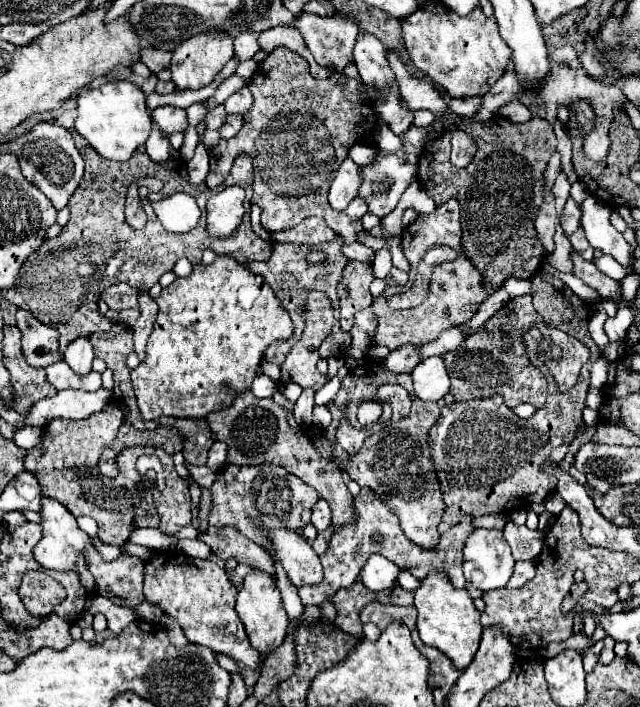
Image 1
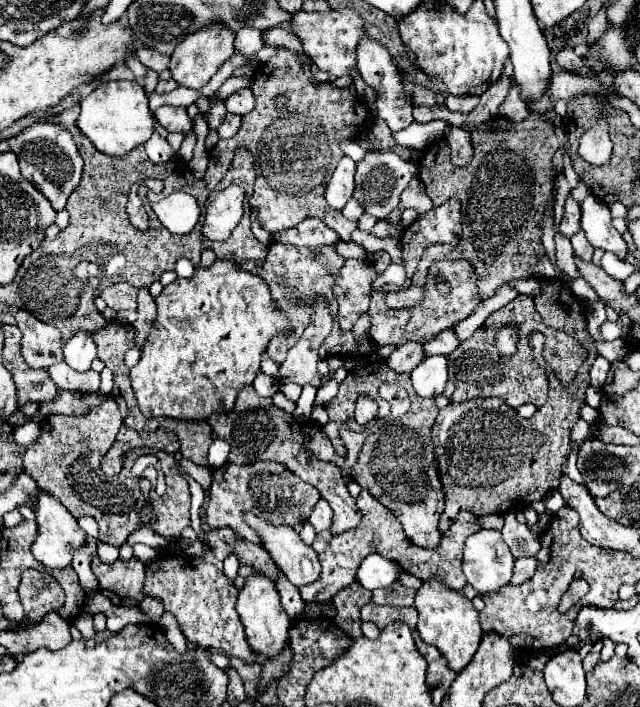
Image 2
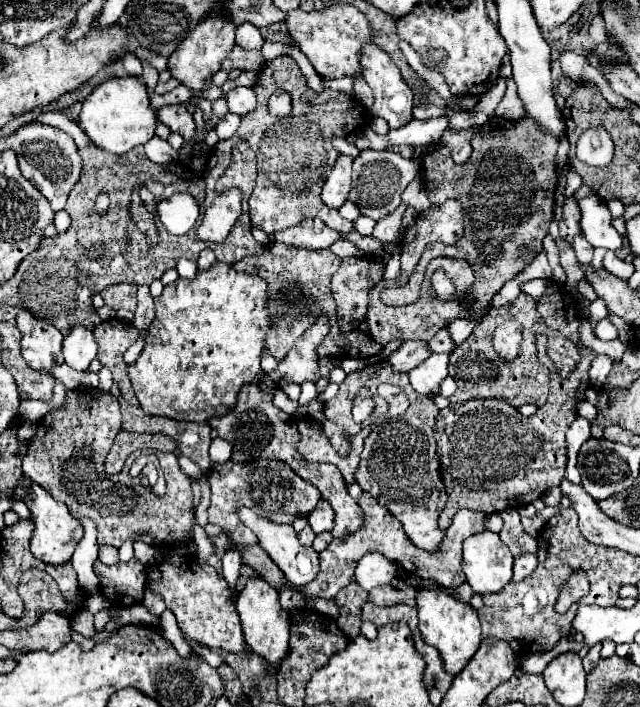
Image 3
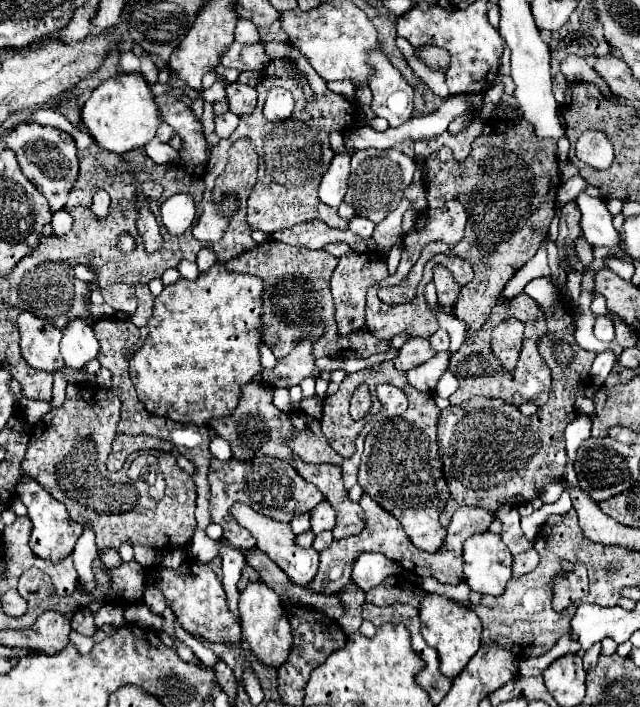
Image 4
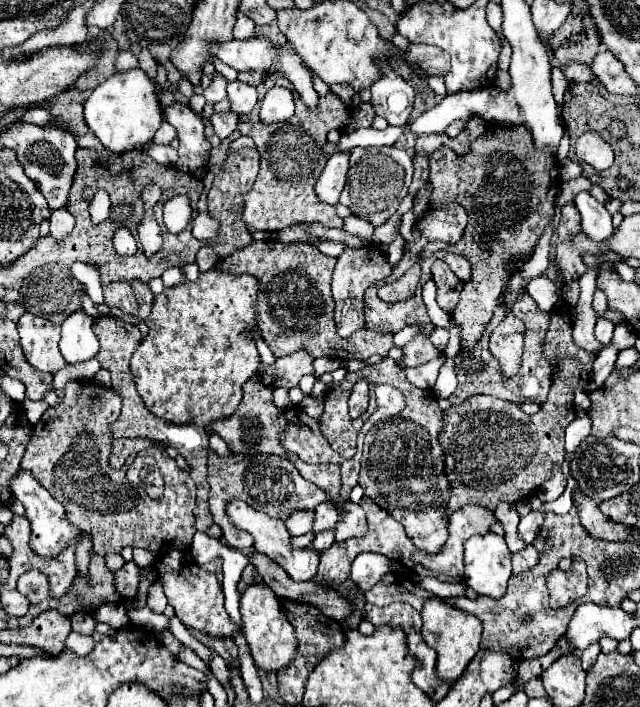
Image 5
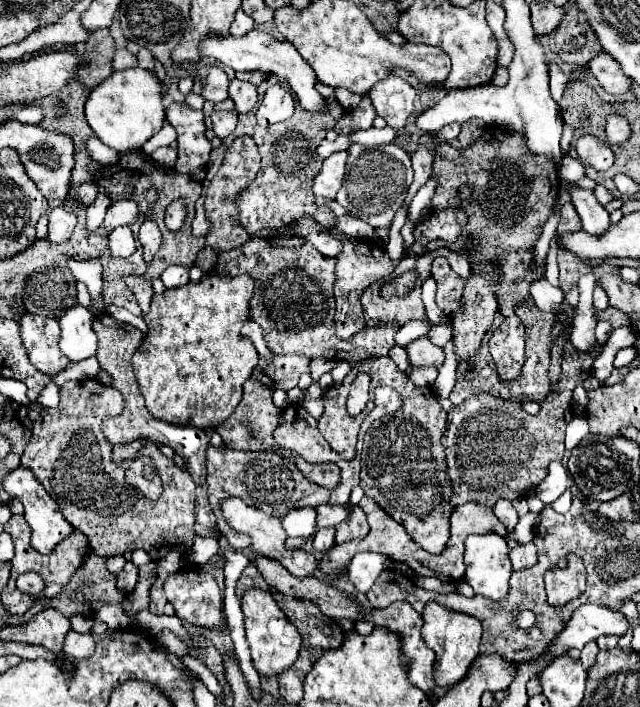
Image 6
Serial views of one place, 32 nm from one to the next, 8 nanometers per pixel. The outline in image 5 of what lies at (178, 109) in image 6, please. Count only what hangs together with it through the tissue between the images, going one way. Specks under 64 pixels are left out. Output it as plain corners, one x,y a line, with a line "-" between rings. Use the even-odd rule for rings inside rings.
172,102
168,106
162,106
162,116
168,124
172,124
178,132
180,148
178,148
178,170
186,172
198,172
208,162
210,154
210,142
204,136
204,124
202,116
194,114
186,104

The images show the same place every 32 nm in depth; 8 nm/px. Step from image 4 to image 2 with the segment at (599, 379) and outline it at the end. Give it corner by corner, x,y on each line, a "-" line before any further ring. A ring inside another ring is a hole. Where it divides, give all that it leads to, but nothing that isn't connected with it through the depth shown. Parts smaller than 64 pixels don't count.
598,356
592,364
592,372
590,372
590,378
592,378
592,386
594,388
602,388
604,382
606,382
606,376
608,376
608,370
610,370
610,362
604,358
604,356

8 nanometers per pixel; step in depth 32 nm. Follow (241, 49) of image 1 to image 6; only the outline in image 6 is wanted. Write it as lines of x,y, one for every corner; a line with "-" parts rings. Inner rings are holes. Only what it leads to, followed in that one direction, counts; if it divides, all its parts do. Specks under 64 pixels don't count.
238,10
234,26
230,28
230,34
232,36
246,36
252,28
254,28
254,20
250,16
246,16
242,10

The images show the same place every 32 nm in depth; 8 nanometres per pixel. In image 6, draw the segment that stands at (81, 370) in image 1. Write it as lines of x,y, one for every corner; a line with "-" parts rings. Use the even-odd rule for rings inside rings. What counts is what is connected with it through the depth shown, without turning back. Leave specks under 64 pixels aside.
80,304
60,318
60,350
70,362
80,362
96,354
98,338
92,330
92,322
94,316

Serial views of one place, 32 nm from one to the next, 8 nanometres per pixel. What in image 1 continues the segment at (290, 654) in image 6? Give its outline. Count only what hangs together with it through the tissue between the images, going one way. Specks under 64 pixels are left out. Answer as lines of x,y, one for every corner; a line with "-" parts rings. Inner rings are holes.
252,570
250,574
246,574
242,586
238,588
238,596
236,596
236,612
240,622
246,628
246,634
250,638
250,644
260,652
260,654
270,654
270,650
278,648
284,638
286,638
286,628
288,628
288,616
286,610
282,606
282,596
280,590
276,586
276,578
268,572
262,570

